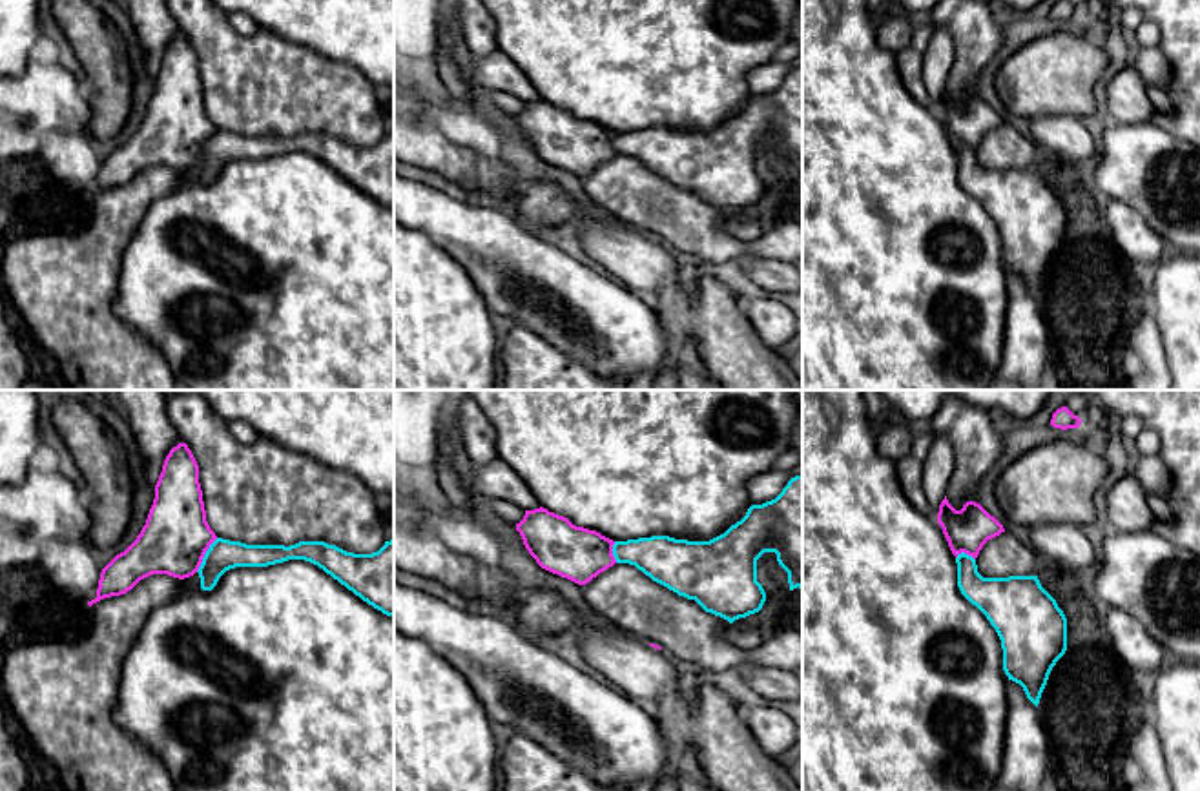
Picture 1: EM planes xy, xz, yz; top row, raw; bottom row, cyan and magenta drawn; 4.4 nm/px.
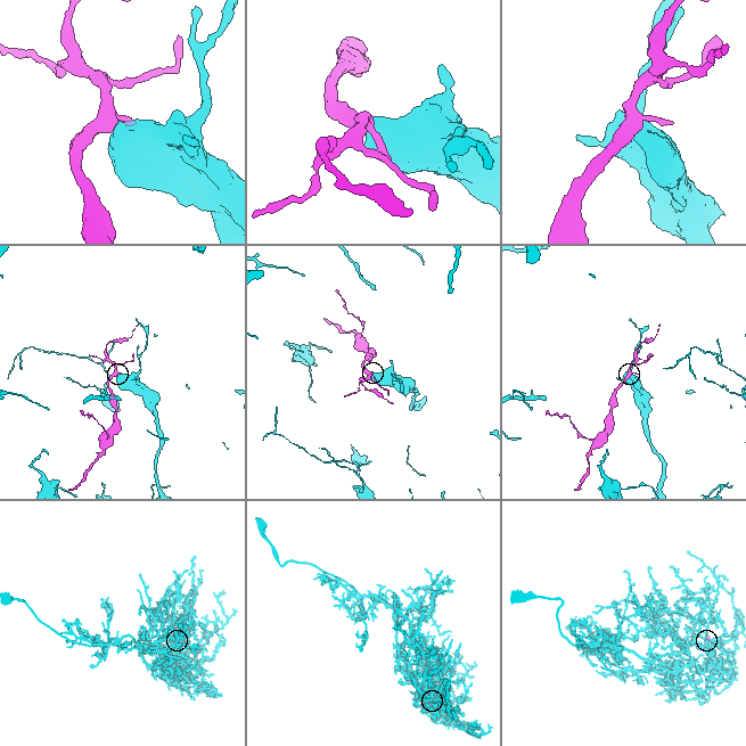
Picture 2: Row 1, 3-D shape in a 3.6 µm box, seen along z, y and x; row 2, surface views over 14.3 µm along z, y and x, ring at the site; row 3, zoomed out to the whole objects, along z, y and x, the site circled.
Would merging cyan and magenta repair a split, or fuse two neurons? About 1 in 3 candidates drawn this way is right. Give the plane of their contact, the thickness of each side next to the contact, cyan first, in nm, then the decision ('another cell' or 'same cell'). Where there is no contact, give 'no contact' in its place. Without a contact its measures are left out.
xy | 140/300 nm | another cell

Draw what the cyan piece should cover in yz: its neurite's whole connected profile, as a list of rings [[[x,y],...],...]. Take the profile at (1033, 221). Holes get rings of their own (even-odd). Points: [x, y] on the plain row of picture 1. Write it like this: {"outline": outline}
{"outline": [[[957,146],[957,179],[996,221],[1003,262],[1038,299],[1049,266],[1067,242],[1067,210],[1038,168],[983,170],[976,151]]]}

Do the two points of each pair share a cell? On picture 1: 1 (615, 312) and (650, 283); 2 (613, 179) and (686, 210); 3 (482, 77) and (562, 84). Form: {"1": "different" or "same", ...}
{"1": "different", "2": "same", "3": "different"}

